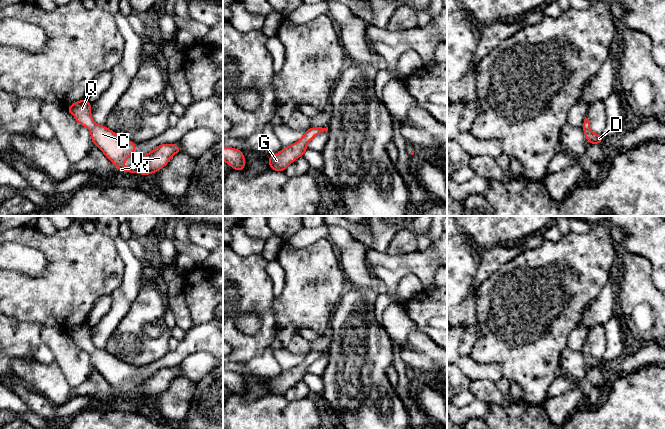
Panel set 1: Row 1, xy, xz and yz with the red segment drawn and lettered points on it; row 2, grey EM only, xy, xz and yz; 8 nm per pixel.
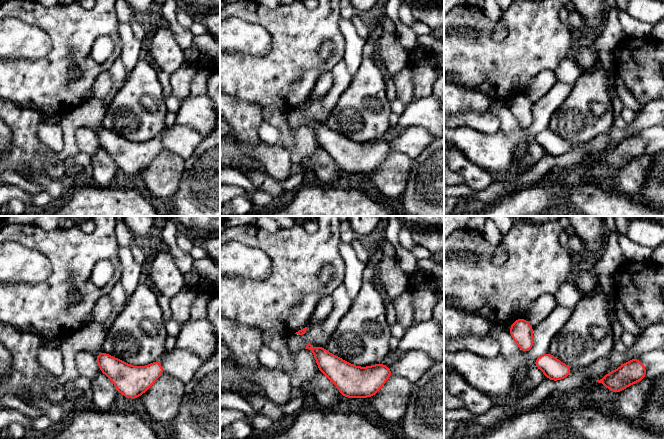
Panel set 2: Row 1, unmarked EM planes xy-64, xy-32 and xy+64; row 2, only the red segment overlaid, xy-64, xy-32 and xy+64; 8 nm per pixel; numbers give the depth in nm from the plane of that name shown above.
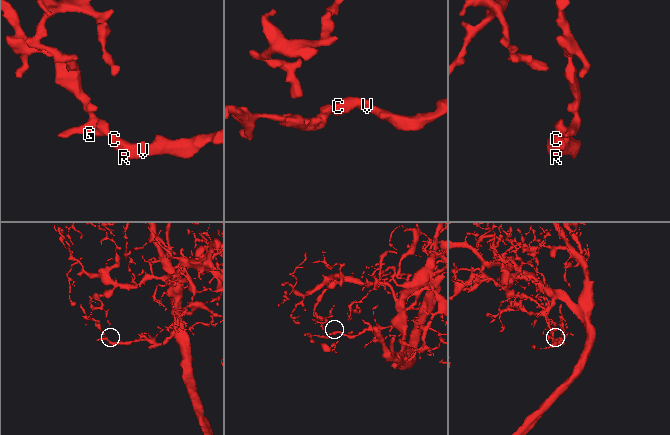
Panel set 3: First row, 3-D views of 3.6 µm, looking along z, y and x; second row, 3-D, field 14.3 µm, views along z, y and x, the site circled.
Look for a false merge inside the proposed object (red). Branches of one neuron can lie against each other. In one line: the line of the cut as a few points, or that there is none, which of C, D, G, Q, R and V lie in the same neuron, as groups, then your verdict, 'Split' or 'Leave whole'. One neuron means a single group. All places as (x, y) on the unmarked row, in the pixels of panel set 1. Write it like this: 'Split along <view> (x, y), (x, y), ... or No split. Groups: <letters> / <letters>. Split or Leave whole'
No split. Groups: C D G Q R V. Leave whole

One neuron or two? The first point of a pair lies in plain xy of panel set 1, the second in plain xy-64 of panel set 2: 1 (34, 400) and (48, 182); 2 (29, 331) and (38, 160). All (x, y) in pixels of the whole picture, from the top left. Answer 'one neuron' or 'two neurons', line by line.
1: one neuron
2: one neuron

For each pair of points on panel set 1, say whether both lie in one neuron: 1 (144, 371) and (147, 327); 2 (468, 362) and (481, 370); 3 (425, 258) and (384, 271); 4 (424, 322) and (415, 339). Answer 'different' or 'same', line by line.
1: different
2: same
3: same
4: different

